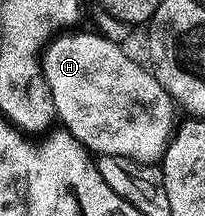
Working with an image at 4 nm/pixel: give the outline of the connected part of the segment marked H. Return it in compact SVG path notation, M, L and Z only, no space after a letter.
M61 33L56 36L46 46L43 52L43 70L45 80L49 86L49 92L53 98L53 104L57 110L57 119L60 126L64 130L69 131L81 143L82 147L90 153L97 155L118 155L119 157L127 157L128 159L137 159L141 163L153 163L160 160L165 154L165 149L169 145L170 138L175 130L175 122L173 123L173 111L175 112L175 104L173 98L163 89L163 85L159 85L159 81L154 77L152 70L140 67L123 48L117 43L112 43L109 39L104 39L101 35L69 35L73 33Z

